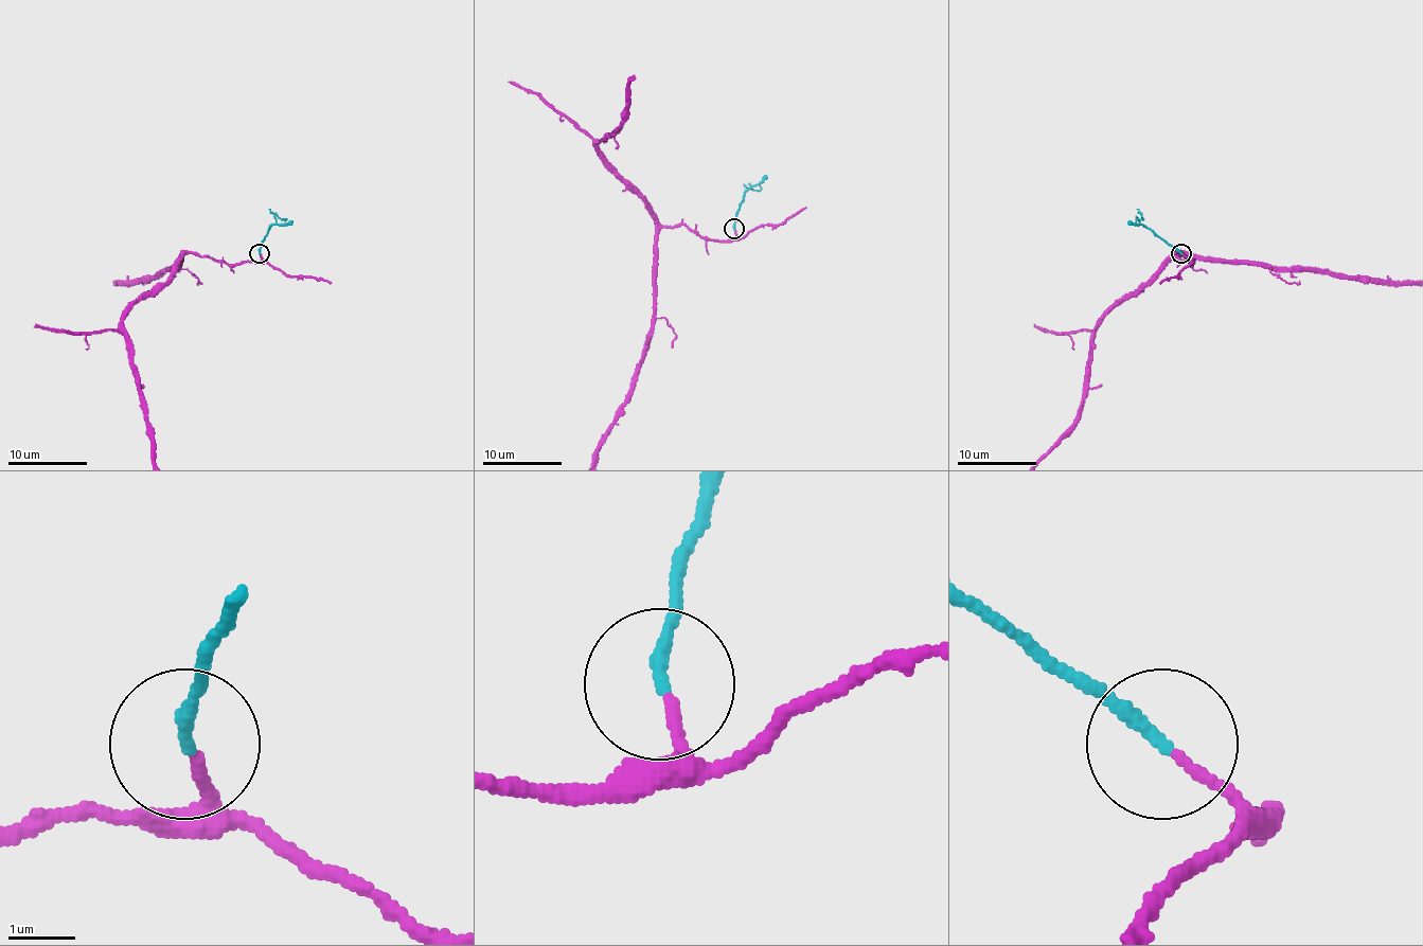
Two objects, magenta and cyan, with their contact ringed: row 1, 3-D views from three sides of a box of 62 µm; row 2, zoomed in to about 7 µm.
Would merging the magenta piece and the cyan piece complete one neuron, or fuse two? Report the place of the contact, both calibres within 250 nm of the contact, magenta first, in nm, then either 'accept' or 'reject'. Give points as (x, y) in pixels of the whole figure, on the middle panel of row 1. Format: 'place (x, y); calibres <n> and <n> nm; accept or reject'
place (733, 228); calibres 150 and 200 nm; accept

